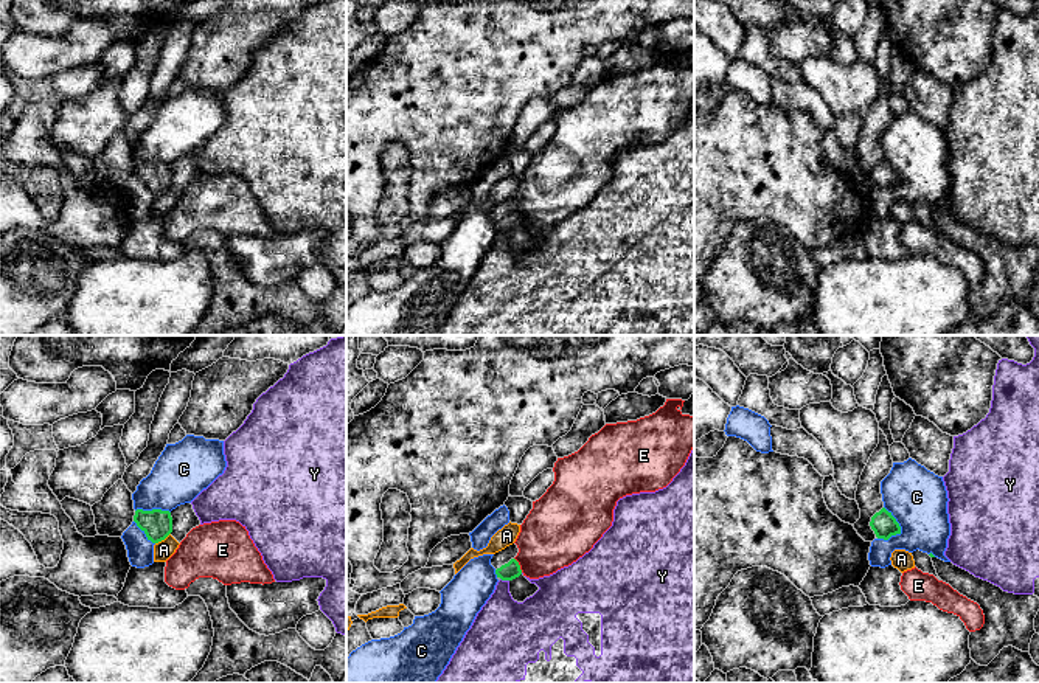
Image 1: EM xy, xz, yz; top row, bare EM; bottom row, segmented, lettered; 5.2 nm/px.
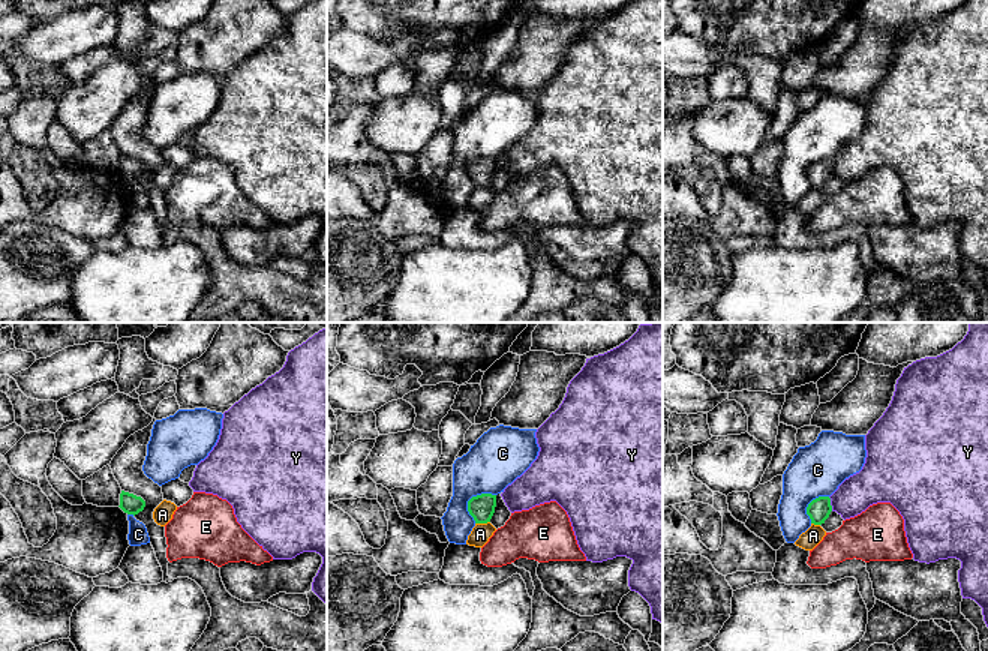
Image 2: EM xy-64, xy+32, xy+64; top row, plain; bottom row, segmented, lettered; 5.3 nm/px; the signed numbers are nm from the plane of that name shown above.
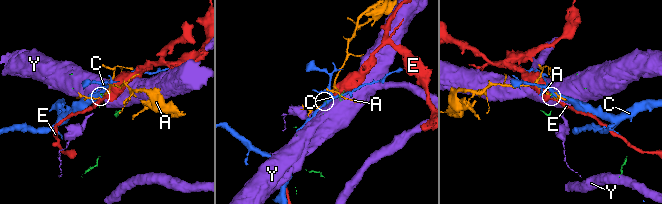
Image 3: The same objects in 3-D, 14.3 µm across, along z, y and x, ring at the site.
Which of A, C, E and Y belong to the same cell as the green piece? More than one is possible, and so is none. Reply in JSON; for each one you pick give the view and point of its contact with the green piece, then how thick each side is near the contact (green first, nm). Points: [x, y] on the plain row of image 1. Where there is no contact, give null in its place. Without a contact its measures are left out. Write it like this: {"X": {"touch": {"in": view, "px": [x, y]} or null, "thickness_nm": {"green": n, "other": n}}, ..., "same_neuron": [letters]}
{"same_neuron": []}

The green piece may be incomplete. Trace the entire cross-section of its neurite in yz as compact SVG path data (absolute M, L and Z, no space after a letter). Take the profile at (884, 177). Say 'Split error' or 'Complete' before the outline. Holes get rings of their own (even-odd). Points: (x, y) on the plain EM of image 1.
Complete. M885 160L871 169L870 179L877 191L888 192L891 188L901 186L899 175Z

